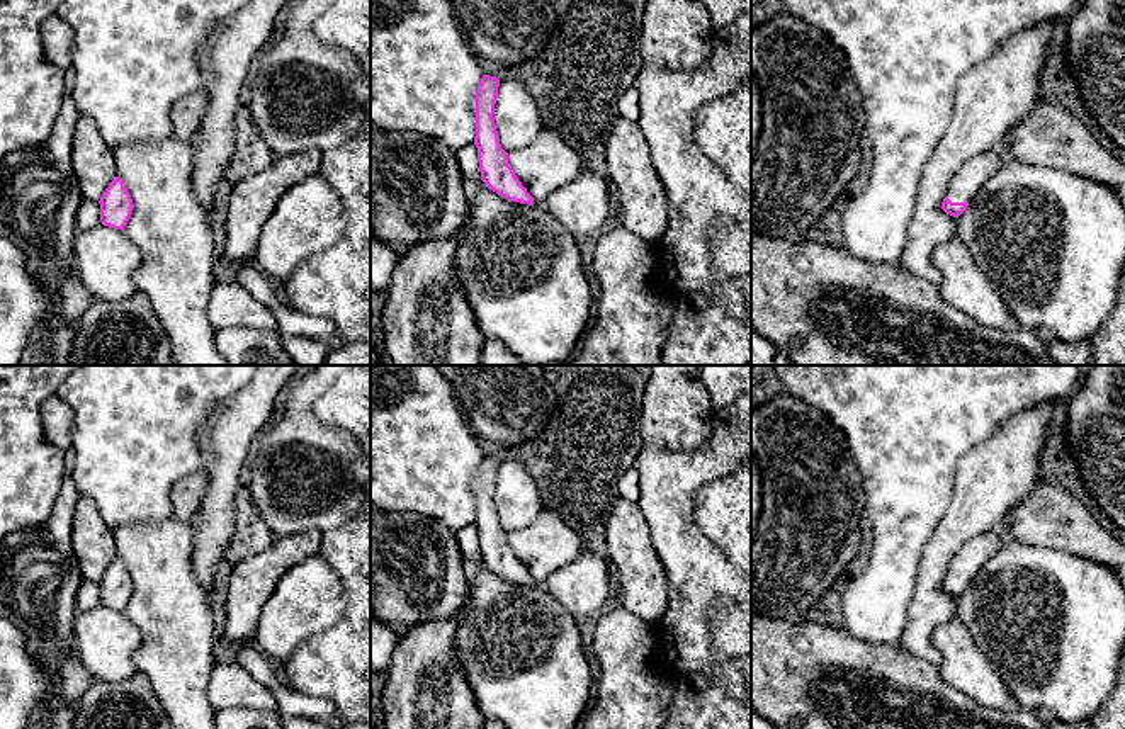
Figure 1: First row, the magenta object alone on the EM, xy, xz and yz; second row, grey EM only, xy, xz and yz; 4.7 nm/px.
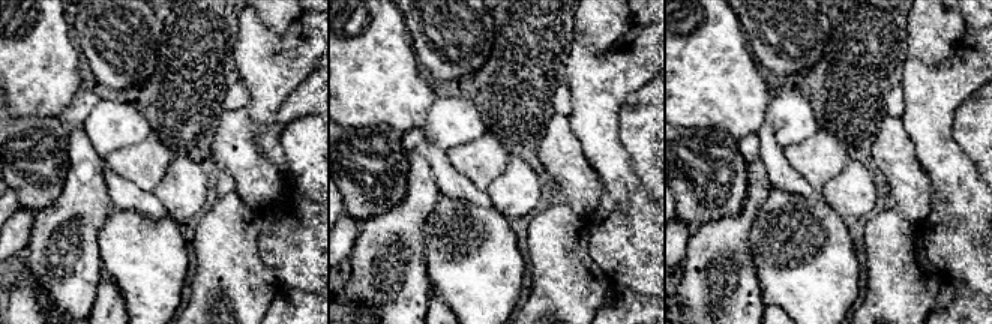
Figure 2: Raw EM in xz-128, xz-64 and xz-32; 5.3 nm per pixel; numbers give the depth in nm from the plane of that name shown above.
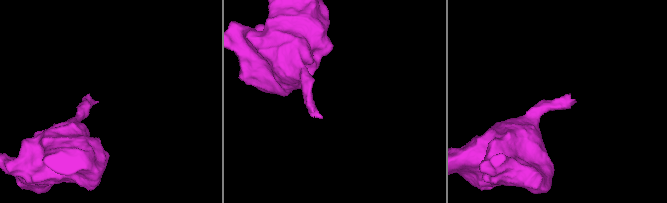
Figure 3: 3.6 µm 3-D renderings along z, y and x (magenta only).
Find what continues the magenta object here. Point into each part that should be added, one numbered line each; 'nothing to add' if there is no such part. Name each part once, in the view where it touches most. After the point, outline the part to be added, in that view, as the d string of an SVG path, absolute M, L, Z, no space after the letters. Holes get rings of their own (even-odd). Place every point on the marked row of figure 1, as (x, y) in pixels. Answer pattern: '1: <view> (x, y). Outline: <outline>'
1: yz (974, 172). Outline: M991 148L967 160L950 180L947 199L952 202L970 202L1004 160L1001 148Z

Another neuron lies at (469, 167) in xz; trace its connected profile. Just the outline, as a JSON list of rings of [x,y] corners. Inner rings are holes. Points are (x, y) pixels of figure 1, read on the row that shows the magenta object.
[[[474,143],[455,151],[455,158],[464,182],[478,184],[454,262],[483,336],[501,342],[523,365],[571,359],[593,304],[578,238],[544,207],[513,202],[488,189]]]

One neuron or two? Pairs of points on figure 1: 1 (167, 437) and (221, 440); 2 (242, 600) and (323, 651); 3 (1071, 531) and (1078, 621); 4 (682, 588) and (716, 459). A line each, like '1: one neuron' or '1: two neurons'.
1: two neurons
2: two neurons
3: two neurons
4: one neuron

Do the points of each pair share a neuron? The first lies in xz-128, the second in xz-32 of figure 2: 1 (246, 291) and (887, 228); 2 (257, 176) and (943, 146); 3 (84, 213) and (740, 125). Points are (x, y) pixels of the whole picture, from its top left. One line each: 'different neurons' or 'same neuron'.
1: same neuron
2: different neurons
3: different neurons

